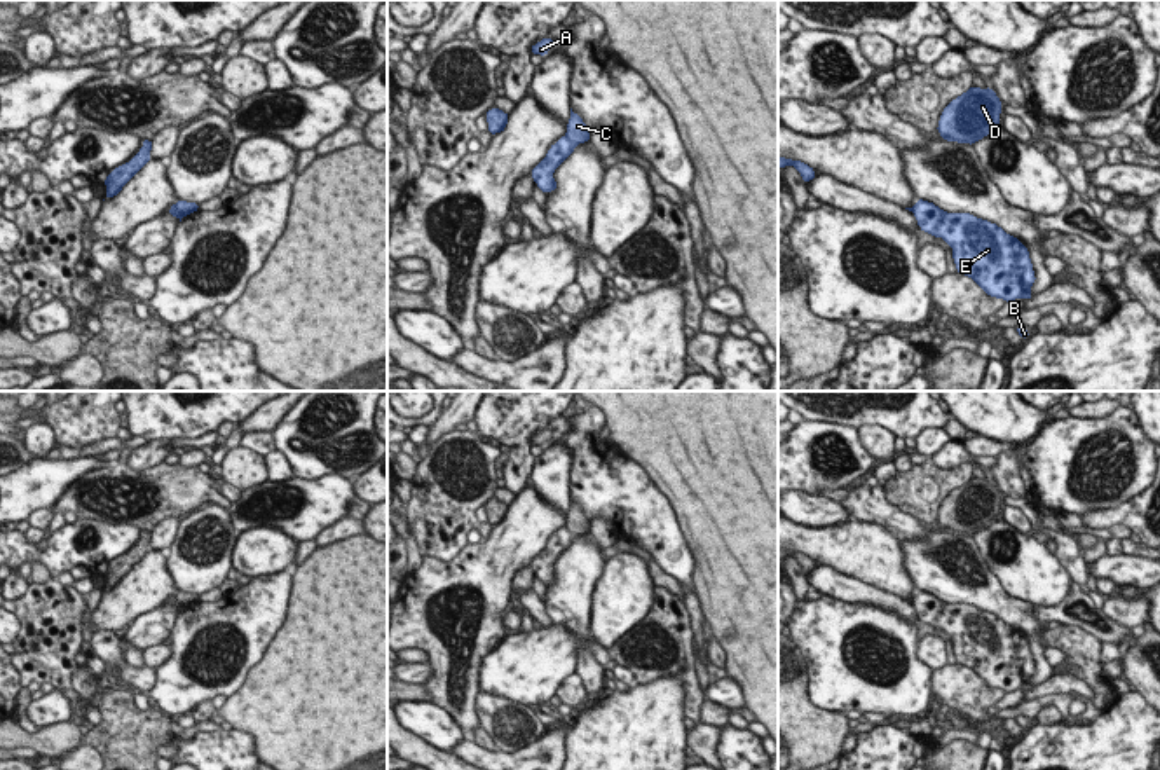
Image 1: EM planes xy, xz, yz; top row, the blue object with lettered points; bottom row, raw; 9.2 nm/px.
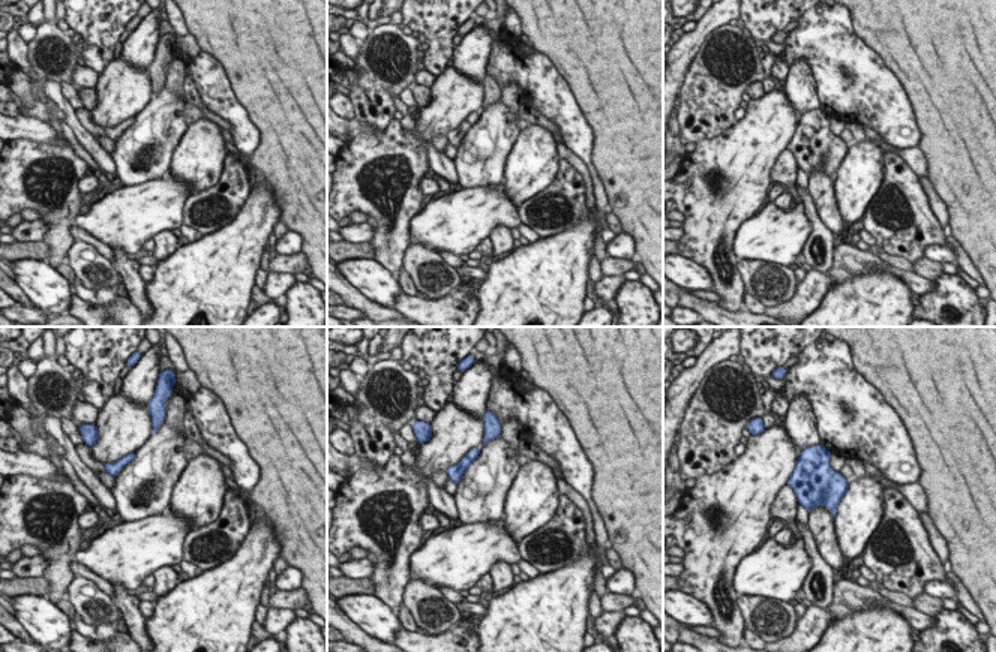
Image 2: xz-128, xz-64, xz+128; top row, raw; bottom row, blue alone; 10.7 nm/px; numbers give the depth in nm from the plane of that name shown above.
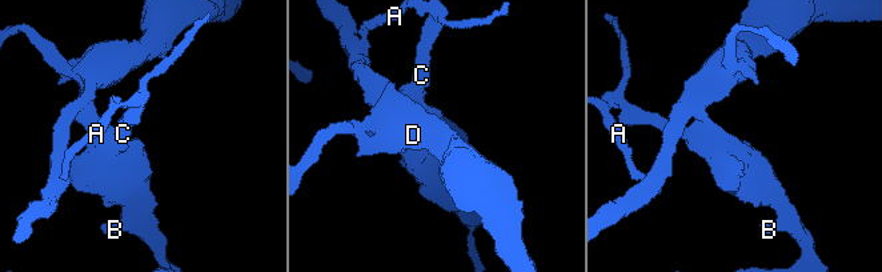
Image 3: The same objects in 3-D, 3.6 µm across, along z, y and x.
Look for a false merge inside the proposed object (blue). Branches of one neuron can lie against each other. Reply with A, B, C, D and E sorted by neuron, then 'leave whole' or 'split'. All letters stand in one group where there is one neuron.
A C D / B E | split

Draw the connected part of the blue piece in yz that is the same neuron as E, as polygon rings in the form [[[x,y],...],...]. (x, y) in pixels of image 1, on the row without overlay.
[[[918,590],[914,608],[923,623],[942,629],[952,639],[956,662],[972,669],[989,688],[1013,693],[1015,690],[1033,690],[1031,677],[1036,672],[1029,650],[1029,641],[1000,616],[977,609],[972,604],[947,604],[937,595]]]

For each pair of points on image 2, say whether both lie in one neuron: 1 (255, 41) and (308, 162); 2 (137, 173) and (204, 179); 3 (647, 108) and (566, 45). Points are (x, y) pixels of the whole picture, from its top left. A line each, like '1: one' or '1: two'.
1: one
2: two
3: one

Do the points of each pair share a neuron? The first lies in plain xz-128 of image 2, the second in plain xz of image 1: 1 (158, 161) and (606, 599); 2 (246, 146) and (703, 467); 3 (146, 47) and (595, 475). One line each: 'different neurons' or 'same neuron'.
1: different neurons
2: different neurons
3: different neurons

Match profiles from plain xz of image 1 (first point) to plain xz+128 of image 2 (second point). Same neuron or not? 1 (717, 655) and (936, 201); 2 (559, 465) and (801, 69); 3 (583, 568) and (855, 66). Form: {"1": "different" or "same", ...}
{"1": "same", "2": "same", "3": "different"}

